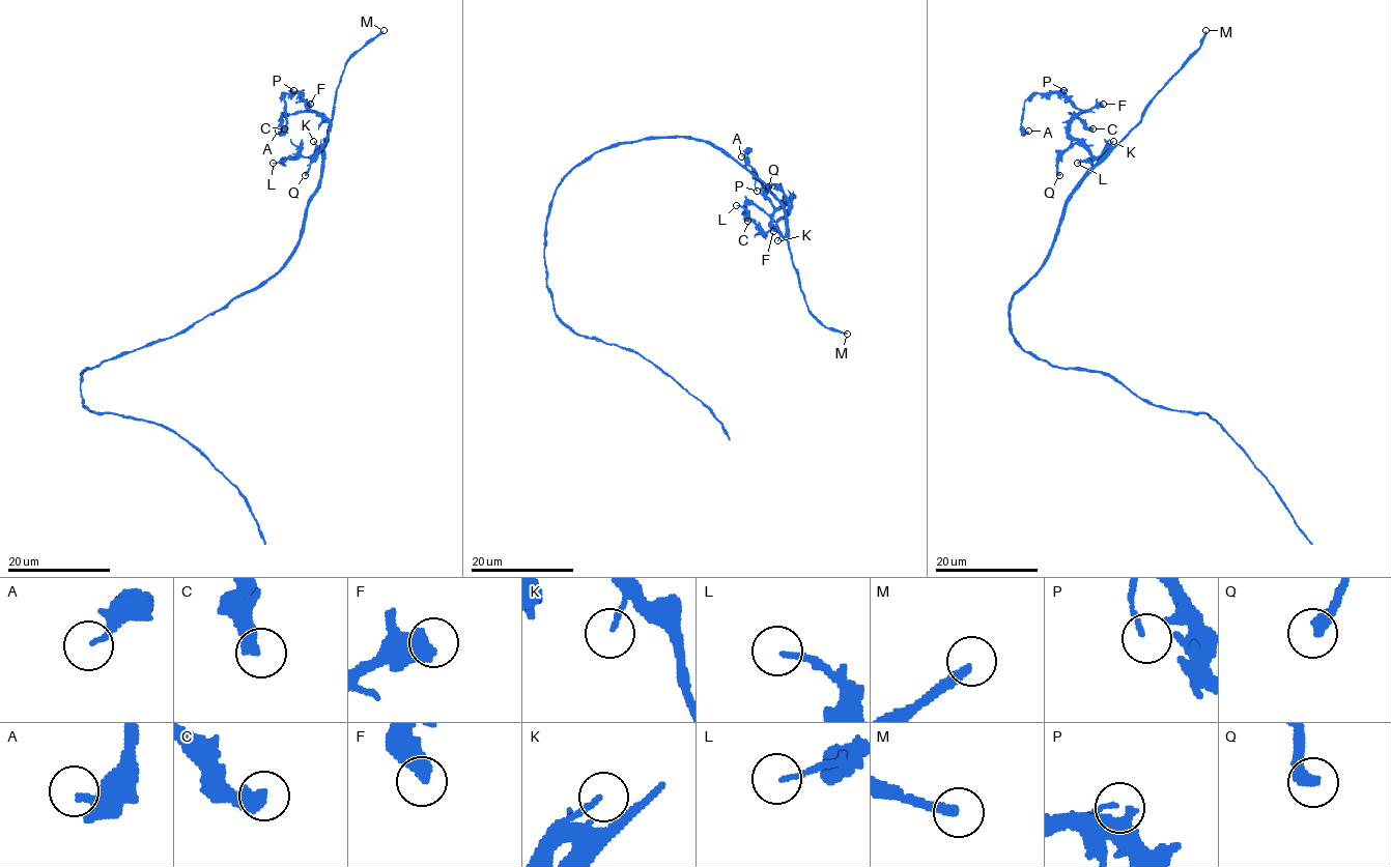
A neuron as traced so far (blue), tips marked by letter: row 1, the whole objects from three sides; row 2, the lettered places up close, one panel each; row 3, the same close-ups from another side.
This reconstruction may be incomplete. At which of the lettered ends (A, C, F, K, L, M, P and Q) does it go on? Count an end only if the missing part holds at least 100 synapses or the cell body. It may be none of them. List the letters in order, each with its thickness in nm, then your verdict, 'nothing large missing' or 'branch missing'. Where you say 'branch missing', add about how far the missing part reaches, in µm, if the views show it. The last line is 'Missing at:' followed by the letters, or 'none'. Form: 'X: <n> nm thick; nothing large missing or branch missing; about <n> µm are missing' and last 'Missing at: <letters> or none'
A: 200 nm thick; nothing large missing
C: 440 nm thick; nothing large missing
F: 550 nm thick; nothing large missing
K: 150 nm thick; nothing large missing
L: 130 nm thick; nothing large missing
M: 240 nm thick; branch missing; about 100 µm are missing
P: 130 nm thick; nothing large missing
Q: 360 nm thick; nothing large missing
Missing at: M

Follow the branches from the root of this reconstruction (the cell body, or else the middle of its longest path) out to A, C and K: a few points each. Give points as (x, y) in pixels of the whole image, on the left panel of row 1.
A: (159, 342), (263, 285), (294, 248), (329, 123), (300, 93), (285, 93), (278, 131)
C: (159, 342), (263, 285), (294, 248), (329, 123), (295, 112), (281, 117), (284, 128)
K: (159, 342), (259, 288), (280, 268), (300, 237), (320, 177), (321, 151), (313, 141)

